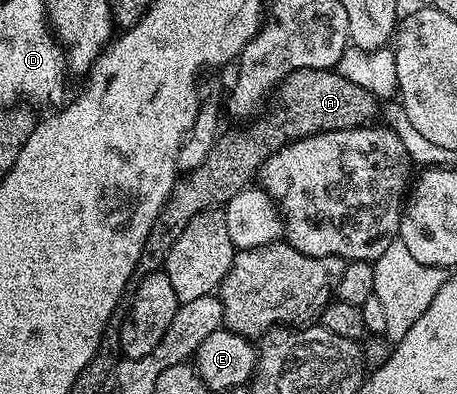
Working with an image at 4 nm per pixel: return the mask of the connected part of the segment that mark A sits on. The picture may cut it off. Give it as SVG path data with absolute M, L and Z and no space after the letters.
M301 68L288 74L277 87L277 96L278 101L275 102L274 109L266 117L263 115L261 118L255 119L251 123L255 124L251 126L250 132L230 132L227 136L219 135L208 158L204 158L204 162L200 162L200 166L196 166L196 170L187 172L175 180L174 188L166 200L166 205L160 210L158 221L152 226L152 230L144 242L144 250L140 254L140 268L143 273L159 271L160 258L164 258L168 254L168 250L172 250L172 246L176 246L176 238L180 238L180 234L184 234L184 226L188 226L188 222L192 222L192 218L196 218L196 214L221 209L229 200L236 198L236 194L240 194L240 190L251 187L262 164L276 150L280 150L285 144L292 143L293 140L299 140L317 132L348 130L369 125L373 121L370 119L374 115L377 117L380 112L379 101L373 94L364 87L356 86L354 82L342 78L337 71L328 68Z

